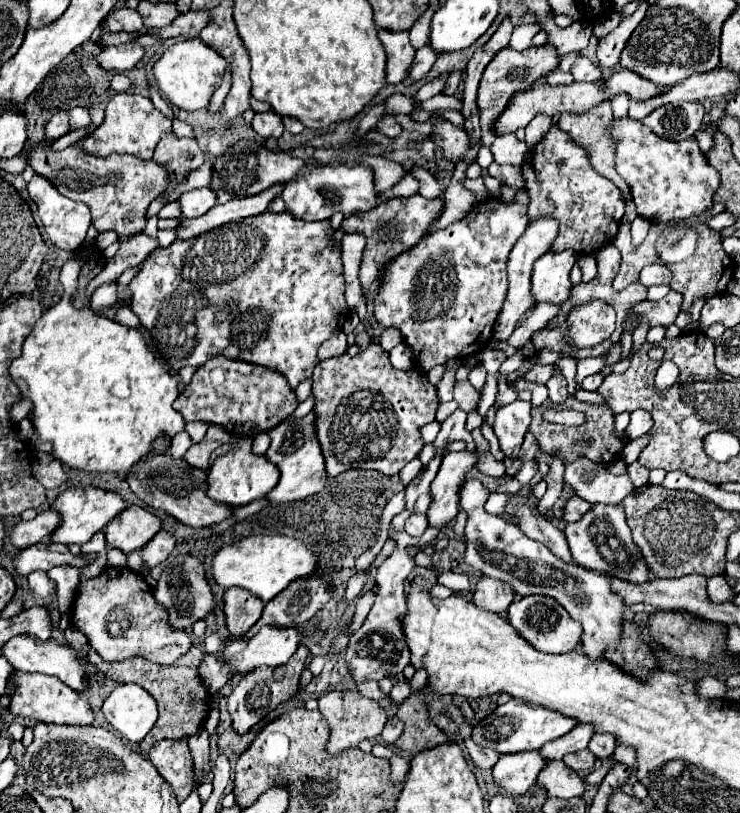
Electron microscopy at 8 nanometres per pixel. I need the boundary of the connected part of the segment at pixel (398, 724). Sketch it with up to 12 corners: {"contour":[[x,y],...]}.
{"contour":[[398,717],[386,721],[380,733],[384,745],[392,745],[402,733]]}

